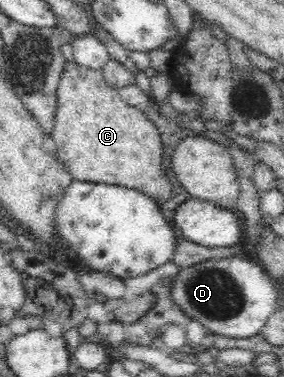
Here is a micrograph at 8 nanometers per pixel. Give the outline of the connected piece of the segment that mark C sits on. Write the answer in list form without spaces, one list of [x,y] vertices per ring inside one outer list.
[[[65,62],[57,86],[57,112],[50,136],[57,146],[57,158],[65,170],[80,182],[104,183],[136,189],[158,204],[172,198],[172,183],[163,167],[163,143],[155,123],[136,106],[128,105],[118,89],[104,81],[102,69],[93,70],[74,62]]]

